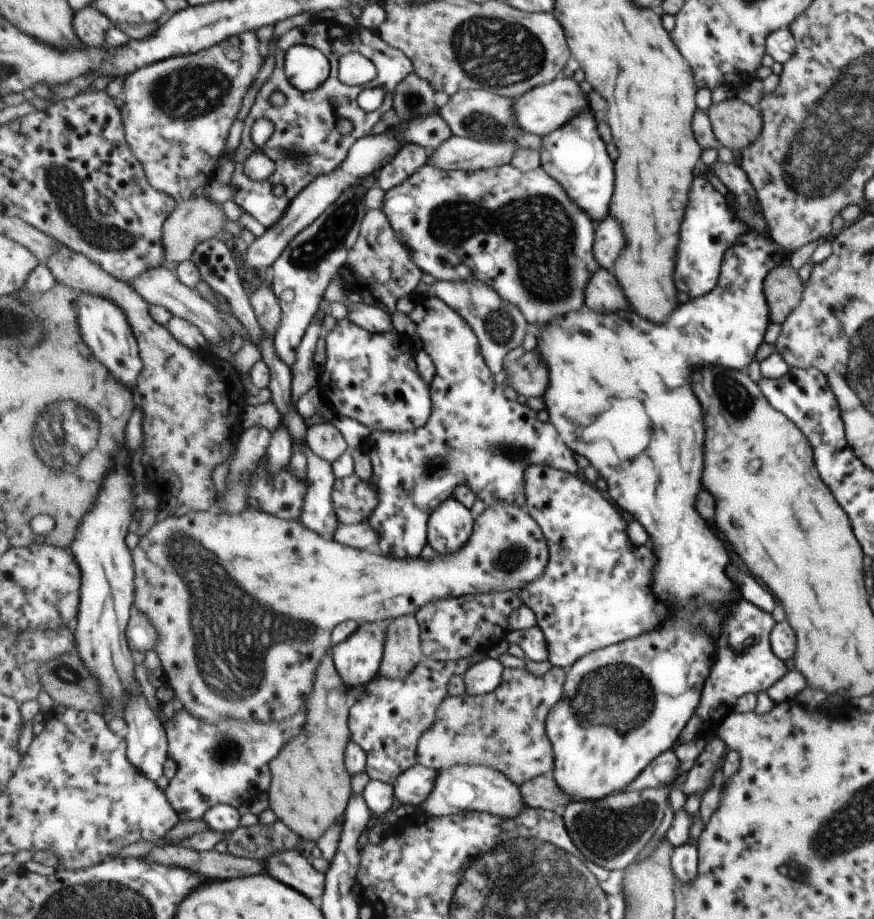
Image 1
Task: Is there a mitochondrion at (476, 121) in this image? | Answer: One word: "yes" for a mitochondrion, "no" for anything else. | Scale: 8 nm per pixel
yes

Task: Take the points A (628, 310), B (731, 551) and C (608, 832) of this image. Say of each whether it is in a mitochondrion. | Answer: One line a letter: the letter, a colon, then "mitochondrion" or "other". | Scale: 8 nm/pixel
A: other
B: other
C: mitochondrion

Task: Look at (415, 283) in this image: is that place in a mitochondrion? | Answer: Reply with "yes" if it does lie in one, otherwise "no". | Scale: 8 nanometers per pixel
no

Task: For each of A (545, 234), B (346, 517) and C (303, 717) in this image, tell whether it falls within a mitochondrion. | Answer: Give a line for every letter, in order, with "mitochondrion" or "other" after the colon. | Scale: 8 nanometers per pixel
A: mitochondrion
B: other
C: other

